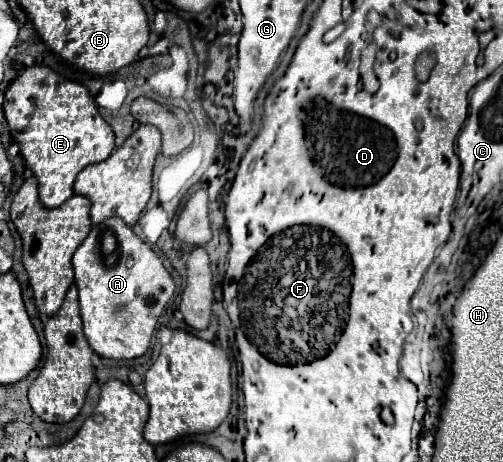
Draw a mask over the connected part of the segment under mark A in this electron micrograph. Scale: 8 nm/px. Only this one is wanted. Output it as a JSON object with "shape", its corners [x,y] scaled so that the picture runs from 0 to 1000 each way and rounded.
{"shape":[[[223,468],[183,489],[175,515],[147,545],[143,576],[167,723],[183,758],[231,779],[282,771],[298,749],[318,680],[346,636],[346,602],[326,580],[322,558],[247,476]]]}

